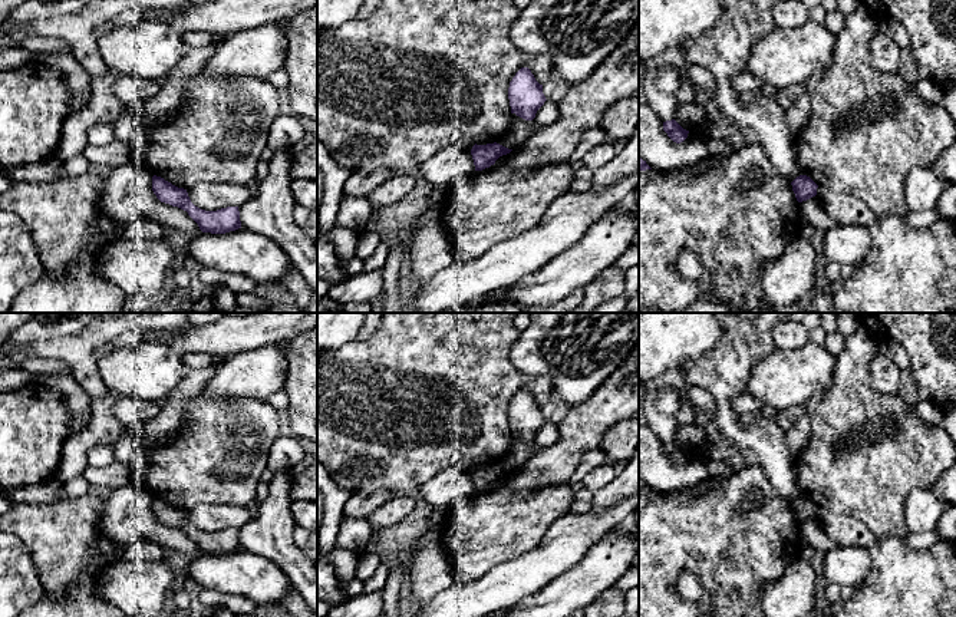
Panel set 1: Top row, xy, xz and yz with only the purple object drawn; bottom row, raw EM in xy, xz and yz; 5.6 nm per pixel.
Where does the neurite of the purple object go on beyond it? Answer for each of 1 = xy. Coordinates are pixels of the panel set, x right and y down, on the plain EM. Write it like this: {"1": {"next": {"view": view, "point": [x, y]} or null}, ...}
{"1": {"next": null}}

